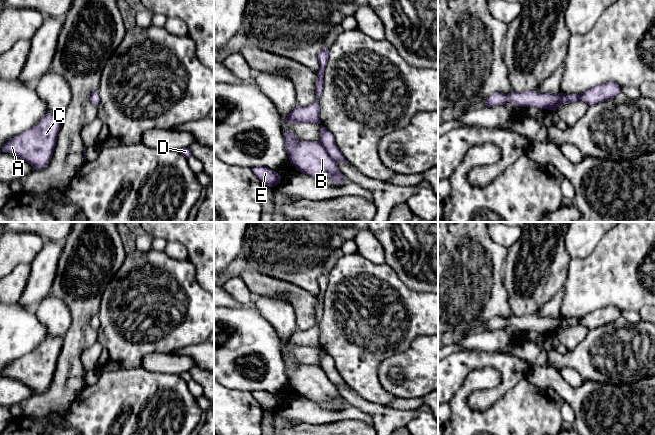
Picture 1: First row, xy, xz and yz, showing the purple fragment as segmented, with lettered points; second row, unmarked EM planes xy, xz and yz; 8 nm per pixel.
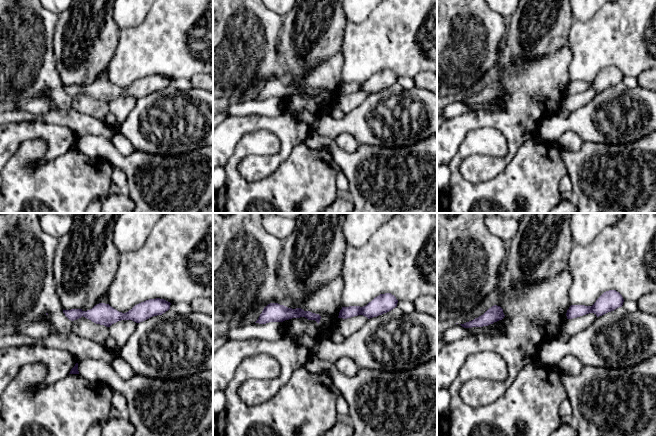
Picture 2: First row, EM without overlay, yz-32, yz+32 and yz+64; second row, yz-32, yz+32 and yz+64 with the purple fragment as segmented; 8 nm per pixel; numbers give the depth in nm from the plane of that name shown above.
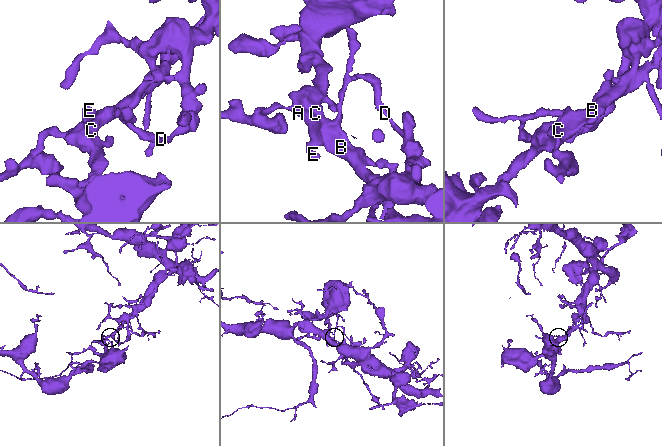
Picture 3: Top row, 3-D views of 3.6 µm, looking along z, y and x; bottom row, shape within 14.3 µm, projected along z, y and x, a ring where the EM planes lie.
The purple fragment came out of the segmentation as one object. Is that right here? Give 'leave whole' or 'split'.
split

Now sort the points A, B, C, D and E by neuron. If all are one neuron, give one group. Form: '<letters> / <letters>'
A B C E / D

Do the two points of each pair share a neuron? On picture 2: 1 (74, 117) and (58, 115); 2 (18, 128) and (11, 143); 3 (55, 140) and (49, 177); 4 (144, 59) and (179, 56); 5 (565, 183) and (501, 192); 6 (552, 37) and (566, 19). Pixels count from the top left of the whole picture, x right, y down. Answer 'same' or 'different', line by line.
1: same
2: same
3: different
4: same
5: different
6: same

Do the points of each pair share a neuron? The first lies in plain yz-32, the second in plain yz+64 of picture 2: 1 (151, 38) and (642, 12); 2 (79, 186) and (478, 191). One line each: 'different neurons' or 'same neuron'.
1: same neuron
2: same neuron

